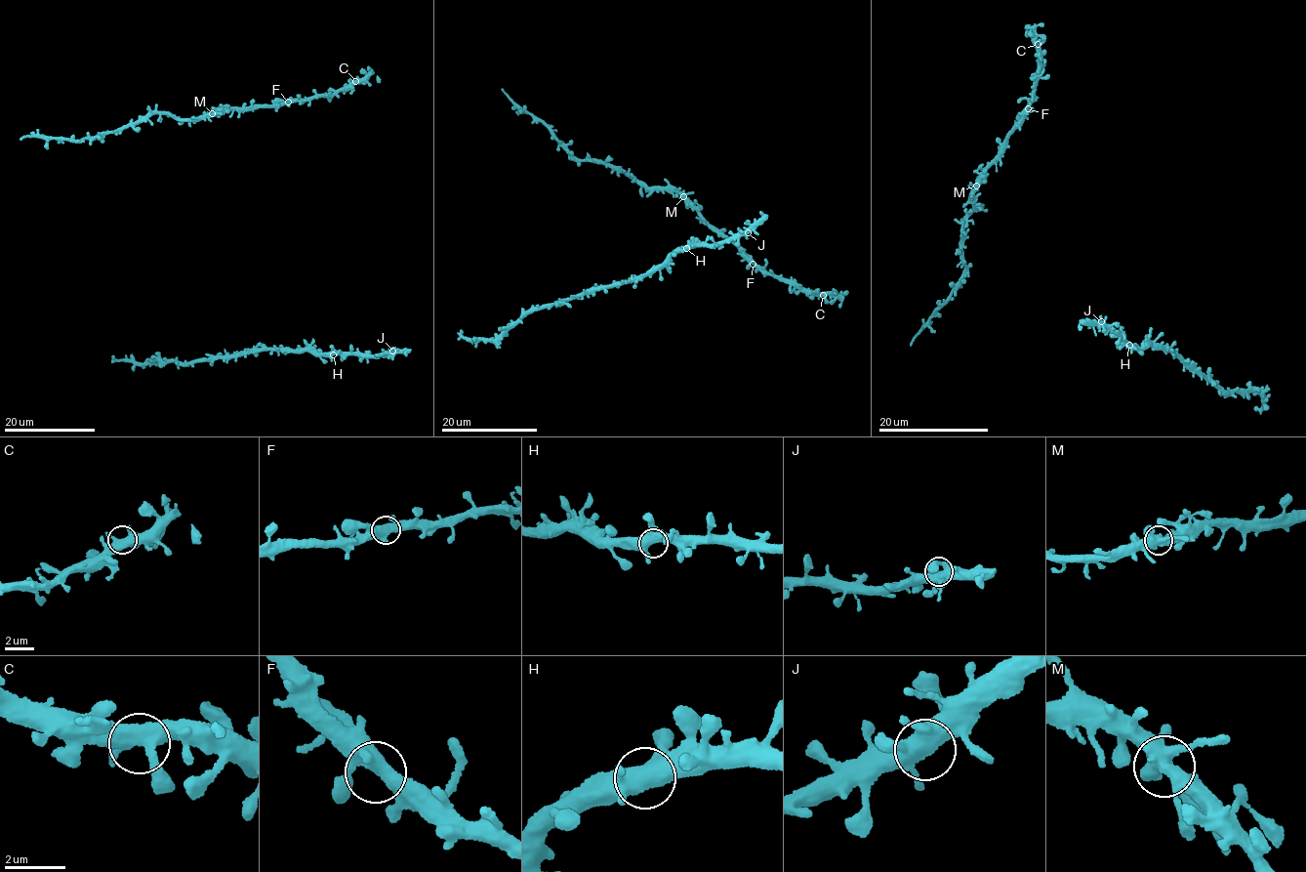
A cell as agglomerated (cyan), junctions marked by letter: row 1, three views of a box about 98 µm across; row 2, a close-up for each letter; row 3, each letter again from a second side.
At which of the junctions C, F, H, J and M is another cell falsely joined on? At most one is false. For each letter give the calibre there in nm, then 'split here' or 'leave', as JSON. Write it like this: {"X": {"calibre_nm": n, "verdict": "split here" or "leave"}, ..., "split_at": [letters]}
{"C": {"calibre_nm": 480, "verdict": "leave"}, "F": {"calibre_nm": 460, "verdict": "leave"}, "H": {"calibre_nm": 480, "verdict": "leave"}, "J": {"calibre_nm": 440, "verdict": "leave"}, "M": {"calibre_nm": 480, "verdict": "leave"}, "split_at": []}

